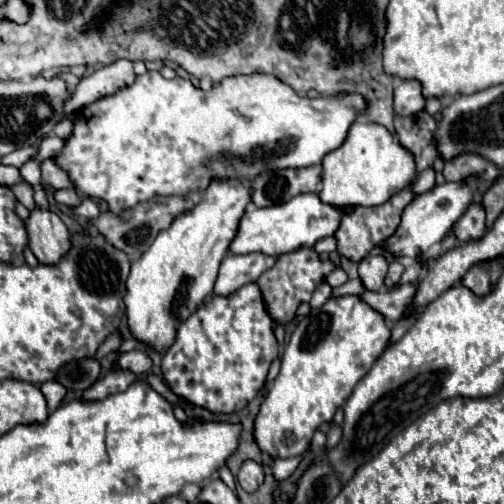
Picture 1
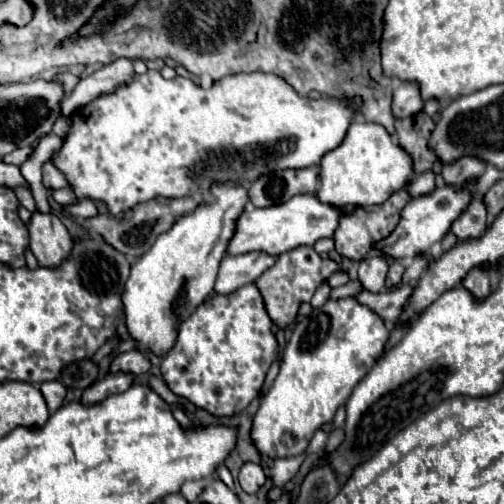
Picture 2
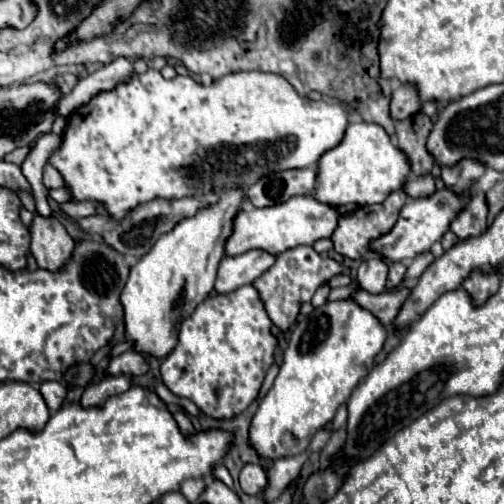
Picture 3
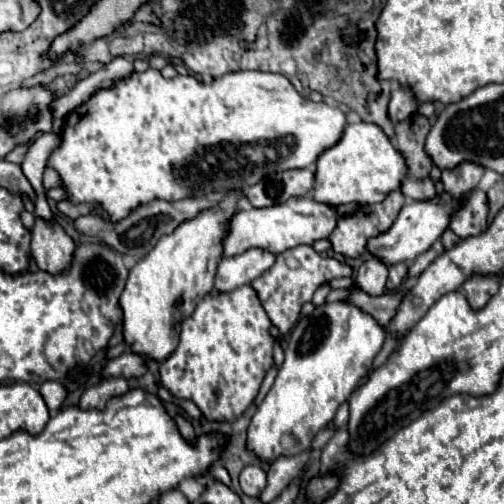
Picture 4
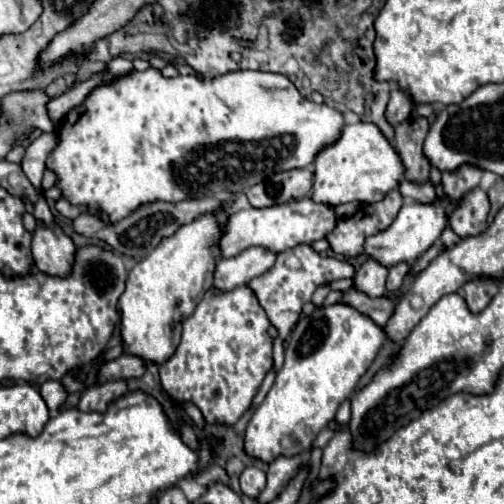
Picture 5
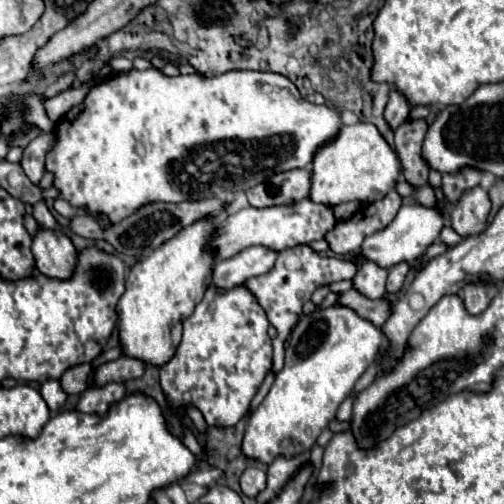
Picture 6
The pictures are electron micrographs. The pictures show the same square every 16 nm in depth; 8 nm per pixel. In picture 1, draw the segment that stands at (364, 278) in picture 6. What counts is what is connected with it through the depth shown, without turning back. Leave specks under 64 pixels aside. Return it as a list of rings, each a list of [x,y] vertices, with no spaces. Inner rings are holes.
[[[382,254],[366,256],[360,262],[358,272],[368,290],[380,290],[384,286],[384,276],[388,272],[388,260]]]

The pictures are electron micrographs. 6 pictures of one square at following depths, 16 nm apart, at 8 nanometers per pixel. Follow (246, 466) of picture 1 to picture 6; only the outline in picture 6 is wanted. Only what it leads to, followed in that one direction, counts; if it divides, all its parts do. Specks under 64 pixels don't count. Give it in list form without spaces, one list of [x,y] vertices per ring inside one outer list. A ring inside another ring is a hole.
[[[250,466],[240,476],[240,488],[246,496],[256,498],[266,488],[266,472],[262,468]]]

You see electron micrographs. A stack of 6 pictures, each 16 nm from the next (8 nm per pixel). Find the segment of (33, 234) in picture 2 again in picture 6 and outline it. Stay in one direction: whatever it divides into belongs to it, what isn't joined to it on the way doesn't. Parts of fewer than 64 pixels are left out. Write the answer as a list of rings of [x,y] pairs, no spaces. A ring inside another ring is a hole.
[[[38,226],[32,240],[32,254],[36,268],[46,276],[72,276],[72,264],[76,264],[76,248],[68,236],[58,228],[46,230]]]

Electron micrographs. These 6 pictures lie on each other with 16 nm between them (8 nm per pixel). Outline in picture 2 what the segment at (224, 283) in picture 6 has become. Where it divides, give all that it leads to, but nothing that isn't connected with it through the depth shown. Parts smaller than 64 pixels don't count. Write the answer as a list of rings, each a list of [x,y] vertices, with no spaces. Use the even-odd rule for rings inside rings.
[[[248,252],[240,256],[226,254],[220,262],[220,272],[216,278],[214,292],[216,294],[230,294],[244,284],[254,282],[262,272],[272,268],[276,260],[272,256],[264,256],[262,252]]]

